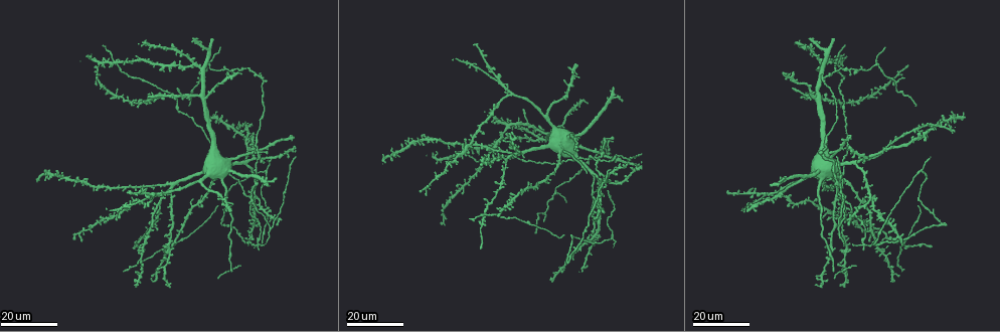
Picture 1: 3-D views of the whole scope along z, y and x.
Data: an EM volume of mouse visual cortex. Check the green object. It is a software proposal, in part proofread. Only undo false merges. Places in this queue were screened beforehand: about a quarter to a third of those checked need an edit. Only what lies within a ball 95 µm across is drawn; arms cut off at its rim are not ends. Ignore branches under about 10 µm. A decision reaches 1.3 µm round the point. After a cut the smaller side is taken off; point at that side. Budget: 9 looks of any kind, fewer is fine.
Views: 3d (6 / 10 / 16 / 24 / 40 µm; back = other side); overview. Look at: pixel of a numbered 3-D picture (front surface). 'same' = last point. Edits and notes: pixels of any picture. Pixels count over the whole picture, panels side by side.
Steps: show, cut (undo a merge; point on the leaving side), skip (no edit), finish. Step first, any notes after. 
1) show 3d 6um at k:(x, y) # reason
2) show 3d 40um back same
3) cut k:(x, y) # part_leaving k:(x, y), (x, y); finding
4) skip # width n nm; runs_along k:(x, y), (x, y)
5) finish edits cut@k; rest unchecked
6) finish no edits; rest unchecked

show 3d 24um at 1:(249, 199) # four or more arms meet

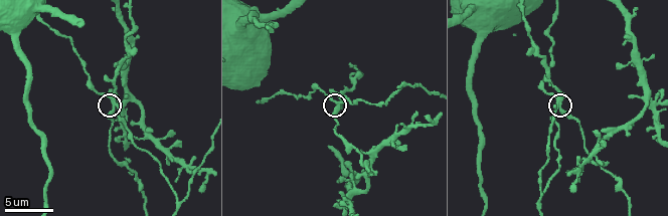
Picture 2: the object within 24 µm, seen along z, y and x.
show 3d 6um at 2:(558, 100) # zoom in

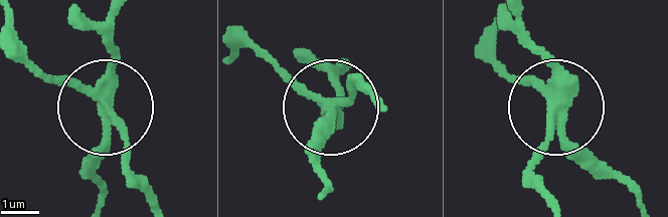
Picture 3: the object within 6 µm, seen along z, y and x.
cut 3:(94, 153) # arms 4; two neurons meet here

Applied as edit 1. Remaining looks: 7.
show 3d 16um at 1:(570, 235)

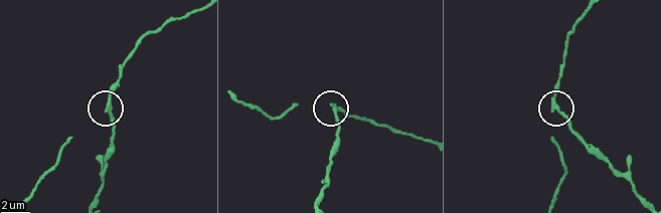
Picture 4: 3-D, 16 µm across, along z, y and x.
show 3d 10um at 4:(554, 109)

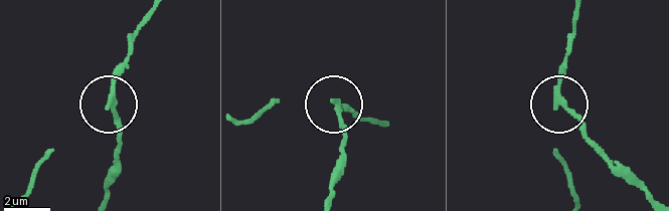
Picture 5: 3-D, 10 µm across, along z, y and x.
cut 5:(120, 129) # part_leaving 5:(113, 103), (119, 148), (105, 200); two neurons meet here

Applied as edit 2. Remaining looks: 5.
show overview

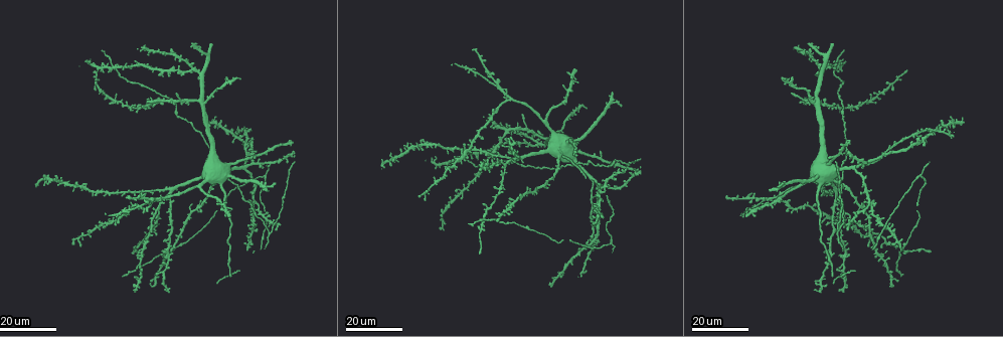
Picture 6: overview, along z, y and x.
show 3d 24um at 6:(886, 260) # looks like a crossing

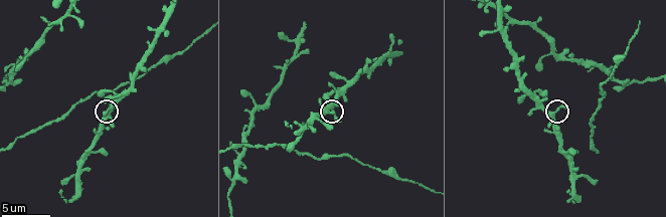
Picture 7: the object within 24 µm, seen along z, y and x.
show 3d 6um at 7:(331, 106)

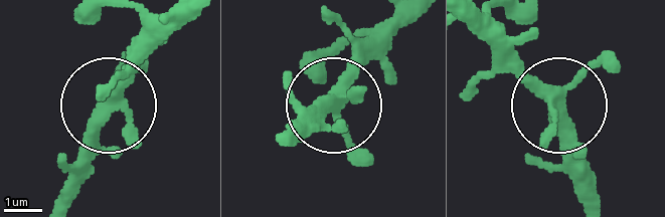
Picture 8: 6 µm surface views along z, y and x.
skip # side_arm 13 um; runs_along 8:(187, 16), (114, 102), (74, 195); one neuron here

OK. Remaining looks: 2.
show 3d 16um at 6:(804, 100) # thin arm on a thick one

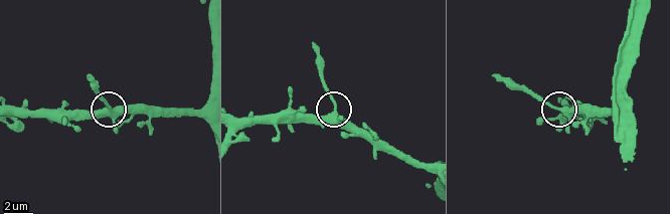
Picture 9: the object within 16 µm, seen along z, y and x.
show 3d 10um at 9:(332, 113)

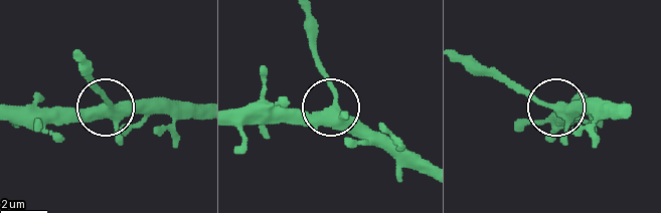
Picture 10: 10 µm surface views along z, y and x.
skip # runs_along 10:(198, 112), (118, 112), (106, 105), (95, 78); one neuron here

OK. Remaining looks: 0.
finish edits cut@3, cut@5; rest unchecked

